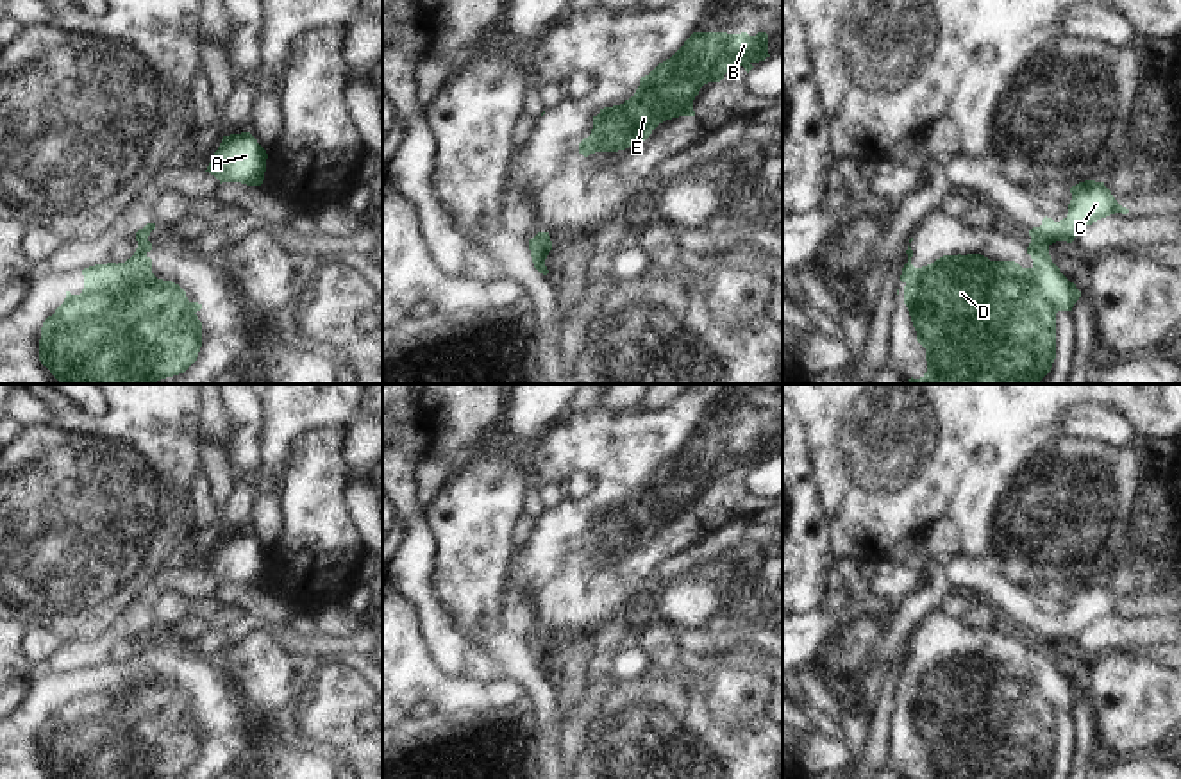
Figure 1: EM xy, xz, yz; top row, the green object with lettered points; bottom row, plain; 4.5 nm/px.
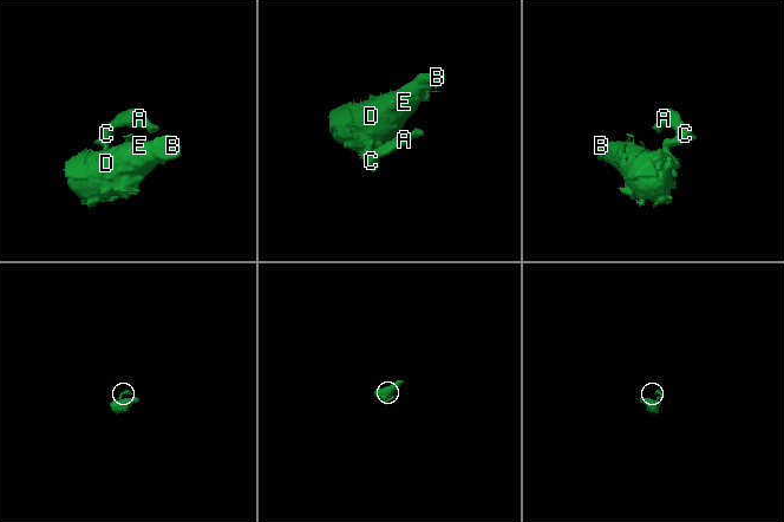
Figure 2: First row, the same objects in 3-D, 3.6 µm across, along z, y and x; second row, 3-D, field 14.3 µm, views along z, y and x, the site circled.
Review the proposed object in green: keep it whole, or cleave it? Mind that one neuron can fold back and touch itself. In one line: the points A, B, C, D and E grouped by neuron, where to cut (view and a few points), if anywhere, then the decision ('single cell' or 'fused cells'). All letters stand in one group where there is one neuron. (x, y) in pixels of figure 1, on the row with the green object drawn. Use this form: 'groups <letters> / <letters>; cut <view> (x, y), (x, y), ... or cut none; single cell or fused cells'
groups A C / B D E; cut yz (1031, 238), (1047, 247); fused cells

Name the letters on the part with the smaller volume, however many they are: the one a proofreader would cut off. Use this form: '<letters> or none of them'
A, C

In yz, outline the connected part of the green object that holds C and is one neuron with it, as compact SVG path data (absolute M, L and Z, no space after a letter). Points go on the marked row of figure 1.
M1085 180L1072 186L1070 193L1068 214L1060 222L1045 216L1040 227L1029 230L1031 239L1047 247L1056 241L1072 243L1086 225L1115 213L1129 213L1115 200L1104 182Z

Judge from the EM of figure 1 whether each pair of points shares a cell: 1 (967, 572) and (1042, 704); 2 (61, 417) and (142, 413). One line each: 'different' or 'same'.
1: different
2: same

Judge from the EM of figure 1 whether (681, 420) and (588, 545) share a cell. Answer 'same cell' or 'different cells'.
same cell

